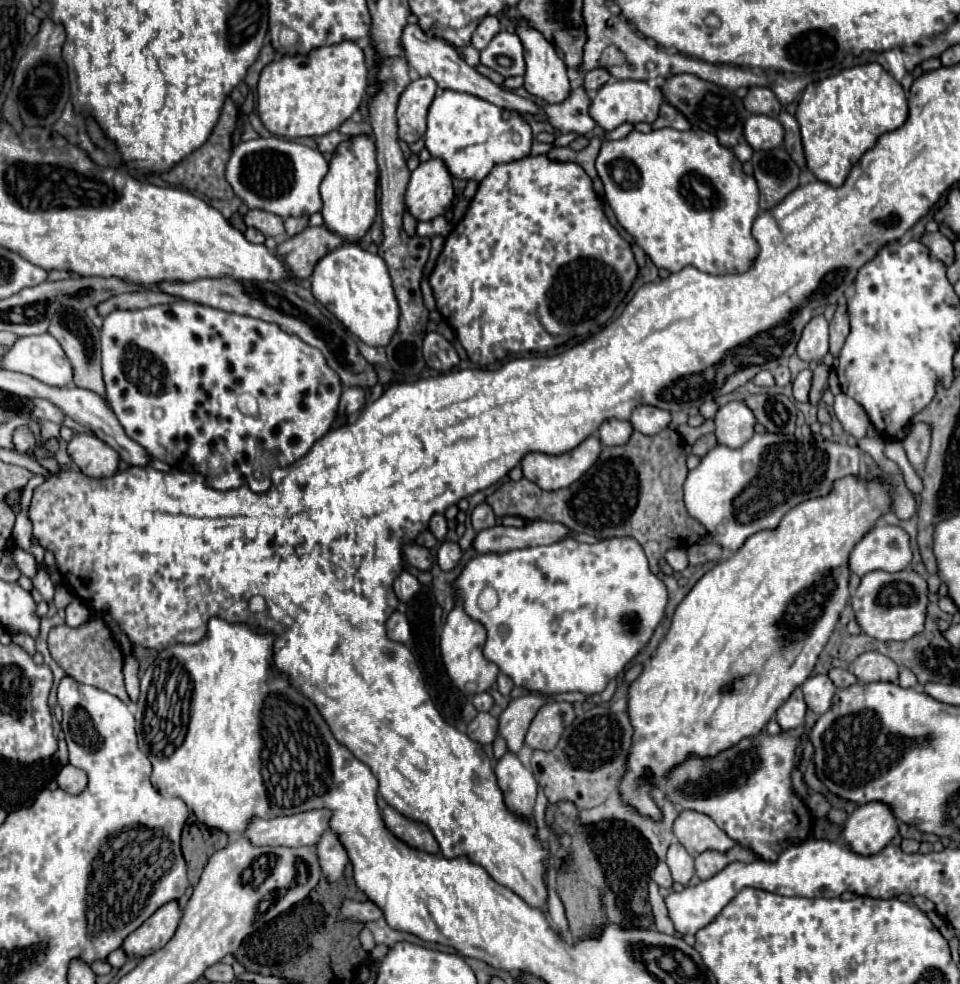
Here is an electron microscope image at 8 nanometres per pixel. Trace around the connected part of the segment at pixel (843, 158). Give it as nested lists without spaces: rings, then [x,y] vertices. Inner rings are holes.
[[[873,62],[809,84],[801,96],[795,118],[801,126],[807,168],[819,180],[837,188],[843,186],[849,170],[881,134],[905,124],[907,96],[901,84],[885,72],[881,64]]]

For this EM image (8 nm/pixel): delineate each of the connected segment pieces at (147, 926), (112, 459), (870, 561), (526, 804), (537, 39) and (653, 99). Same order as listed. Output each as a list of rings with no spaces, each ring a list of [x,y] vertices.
[[[175,900],[163,904],[153,916],[149,916],[135,932],[127,936],[123,950],[129,956],[149,956],[151,952],[163,948],[173,938],[181,916],[183,912]]]
[[[75,434],[67,446],[73,464],[89,478],[107,478],[117,472],[119,454],[91,434]]]
[[[881,526],[869,530],[853,548],[849,568],[857,576],[873,570],[899,572],[911,564],[909,536],[899,526]]]
[[[507,752],[497,760],[495,774],[505,794],[507,808],[515,814],[531,816],[537,798],[537,782],[533,772],[521,764],[517,754]]]
[[[523,22],[515,30],[525,48],[525,90],[547,104],[561,104],[571,94],[567,66],[551,44],[543,40],[541,32],[527,28]]]
[[[611,80],[603,88],[599,88],[597,96],[591,102],[591,116],[593,120],[607,132],[615,130],[623,122],[653,122],[657,118],[659,106],[663,102],[663,94],[659,88],[649,86],[647,82],[637,82],[637,80]]]

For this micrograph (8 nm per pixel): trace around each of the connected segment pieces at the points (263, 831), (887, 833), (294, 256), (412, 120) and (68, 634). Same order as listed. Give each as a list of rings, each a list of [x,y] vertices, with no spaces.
[[[309,810],[309,812],[301,812],[293,816],[279,816],[271,820],[251,818],[243,834],[253,846],[315,846],[319,842],[319,836],[329,828],[327,826],[329,816],[331,812],[327,810]]]
[[[871,802],[855,808],[843,828],[843,840],[855,854],[879,854],[897,834],[897,820],[885,804]]]
[[[307,226],[303,232],[285,238],[277,246],[277,254],[287,262],[295,278],[305,280],[311,276],[317,260],[325,256],[325,250],[335,250],[341,244],[345,240],[327,226]]]
[[[417,78],[405,88],[397,104],[399,140],[411,144],[425,134],[425,118],[435,98],[435,90],[437,84],[433,78]]]
[[[95,616],[95,620],[89,620],[87,624],[83,624],[79,628],[57,626],[49,632],[47,642],[49,642],[49,650],[51,650],[53,660],[57,660],[69,676],[73,676],[81,684],[91,684],[95,688],[109,692],[109,694],[115,694],[125,704],[129,704],[129,698],[127,698],[127,692],[123,686],[123,674],[121,674],[123,656],[121,656],[119,646],[111,638],[109,628],[103,624],[103,620],[99,620]]]

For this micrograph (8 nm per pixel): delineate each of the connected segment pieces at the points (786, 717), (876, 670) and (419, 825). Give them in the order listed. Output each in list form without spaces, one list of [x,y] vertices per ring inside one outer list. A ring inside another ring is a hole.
[[[797,688],[789,700],[777,710],[777,724],[783,728],[783,730],[795,730],[795,728],[801,728],[803,726],[803,718],[805,718],[805,700],[803,700],[803,694],[801,690]]]
[[[865,652],[851,664],[859,682],[897,682],[897,664],[879,652]]]
[[[385,806],[383,820],[385,820],[387,828],[405,844],[411,844],[413,848],[419,848],[419,850],[425,850],[431,854],[439,854],[439,844],[423,822],[409,820],[407,816],[403,816],[401,812],[397,812],[391,806]]]

